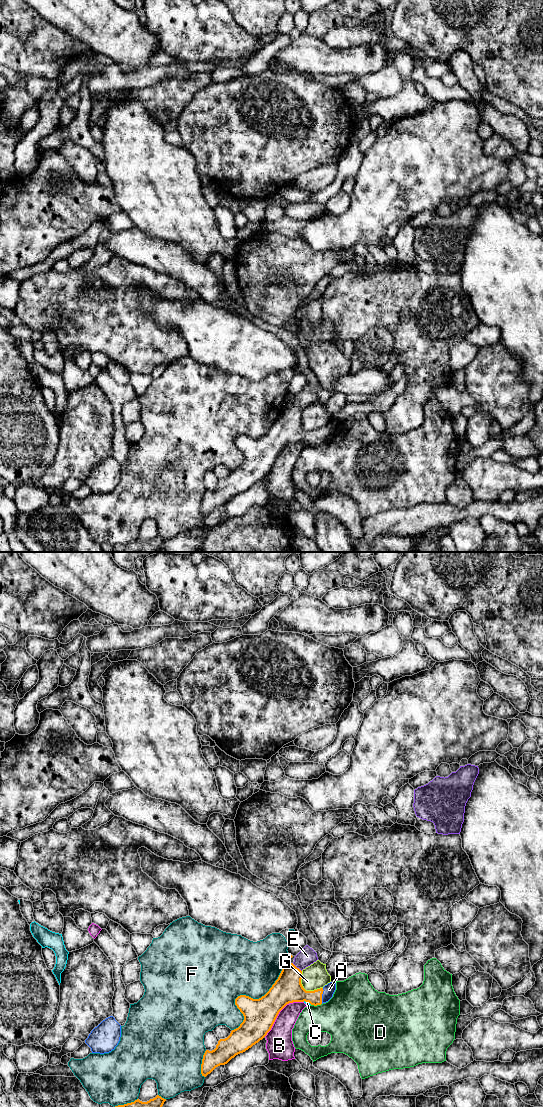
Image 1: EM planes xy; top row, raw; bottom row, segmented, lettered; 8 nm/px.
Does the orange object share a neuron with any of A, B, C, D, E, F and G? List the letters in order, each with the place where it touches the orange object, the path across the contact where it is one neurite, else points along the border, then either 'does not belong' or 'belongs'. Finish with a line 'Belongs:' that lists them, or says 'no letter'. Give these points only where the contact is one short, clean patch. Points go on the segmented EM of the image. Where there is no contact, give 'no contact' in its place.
A: xy (321, 996) | belongs
B: xy (279, 1011) | does not belong
C: xy (307, 1001) | does not belong
D: xy (316, 1005) | along xy (321, 1003), (311, 1005) | does not belong
E: xy (296, 967) | across xy (287, 988), (290, 976), (296, 967), (307, 956) | belongs
F: xy (246, 996) | does not belong
G: xy (304, 989) | does not belong
Belongs: A, E

